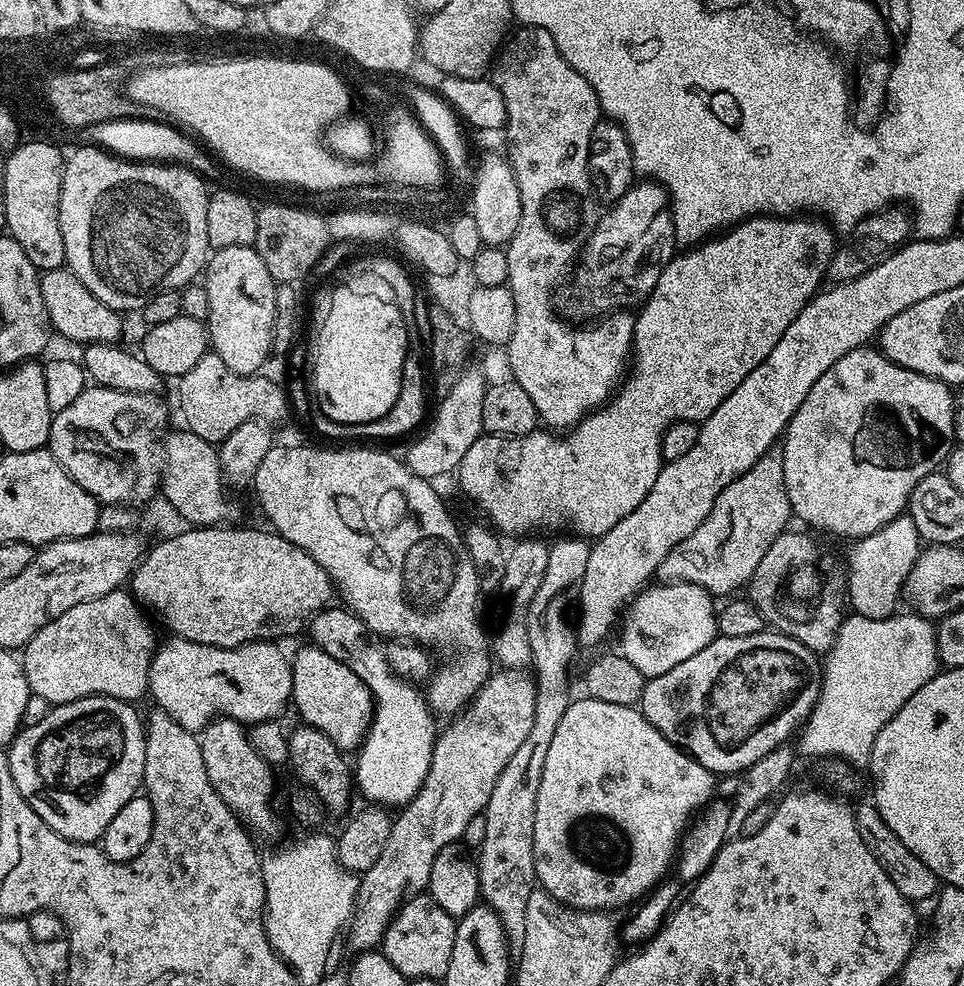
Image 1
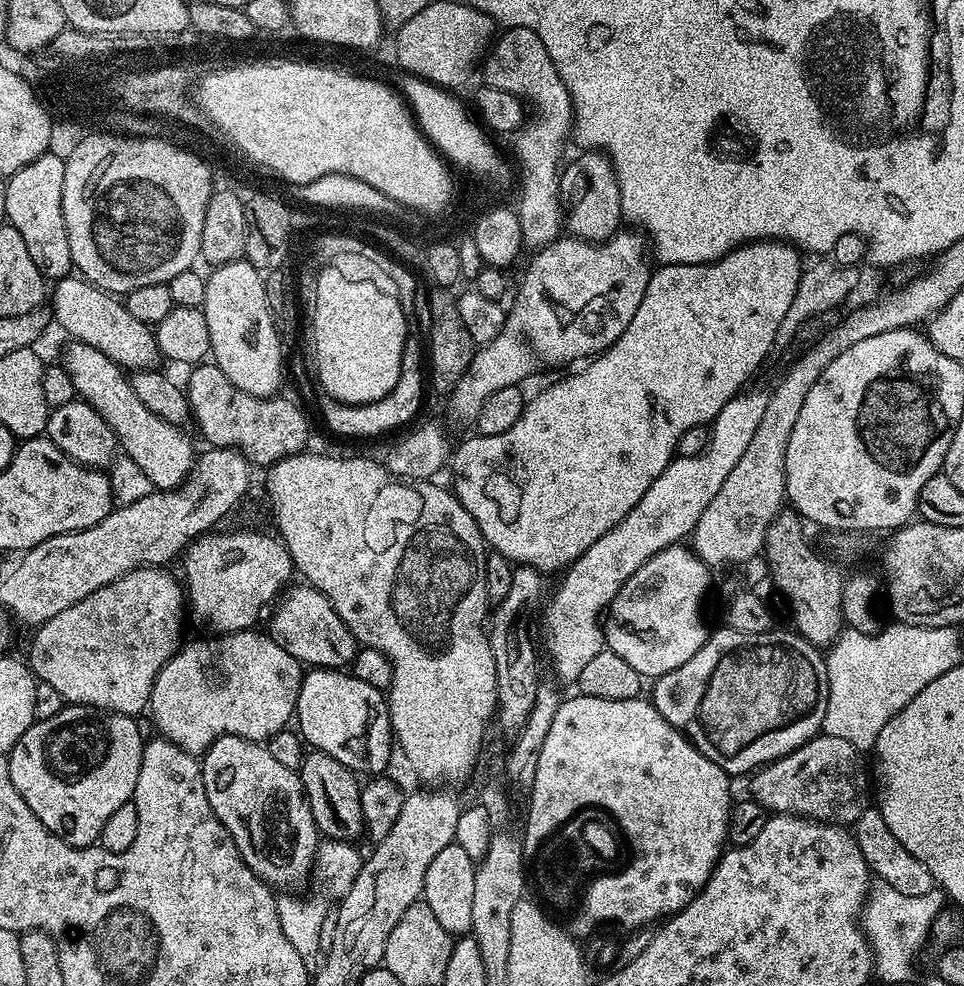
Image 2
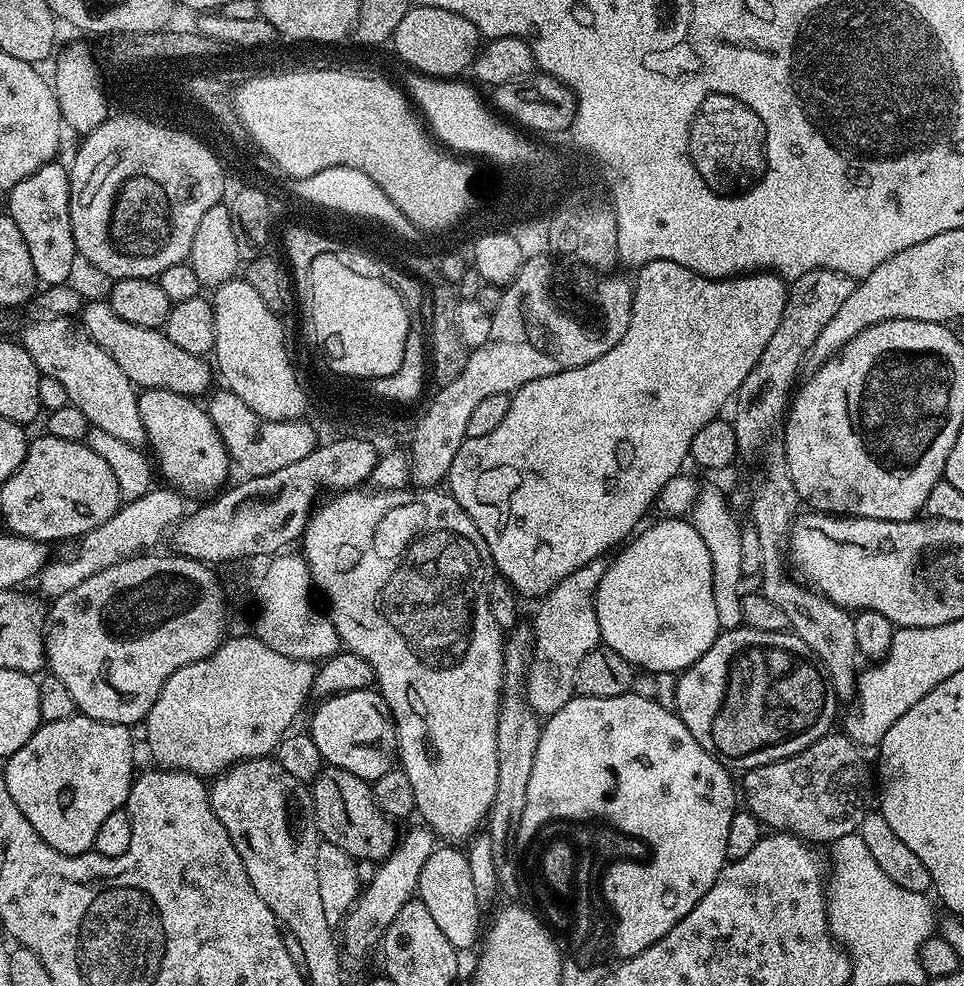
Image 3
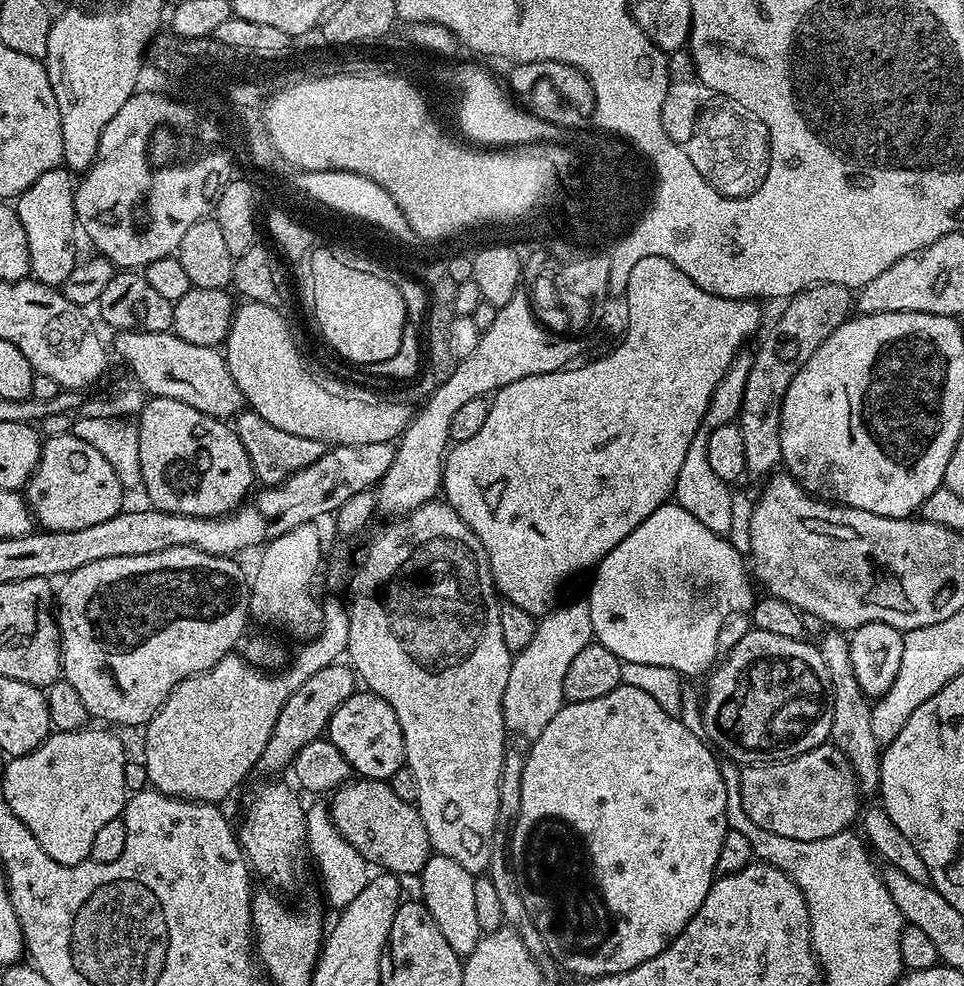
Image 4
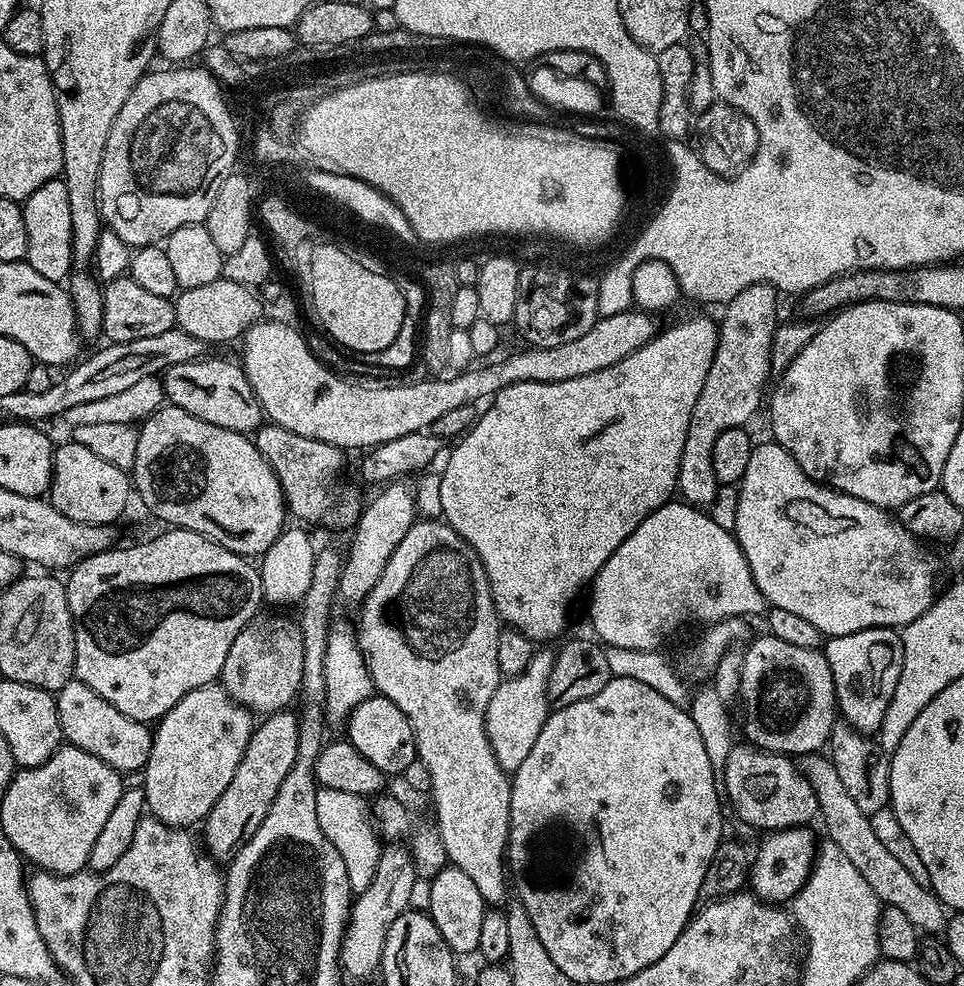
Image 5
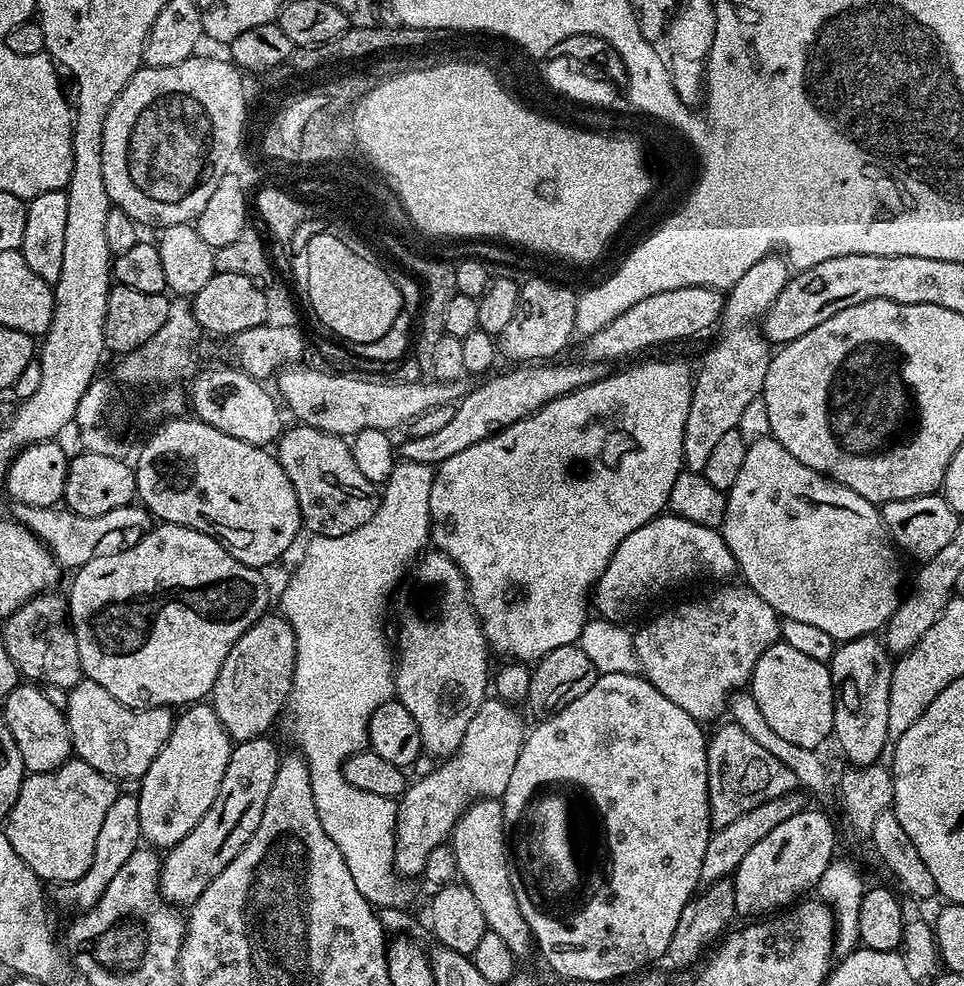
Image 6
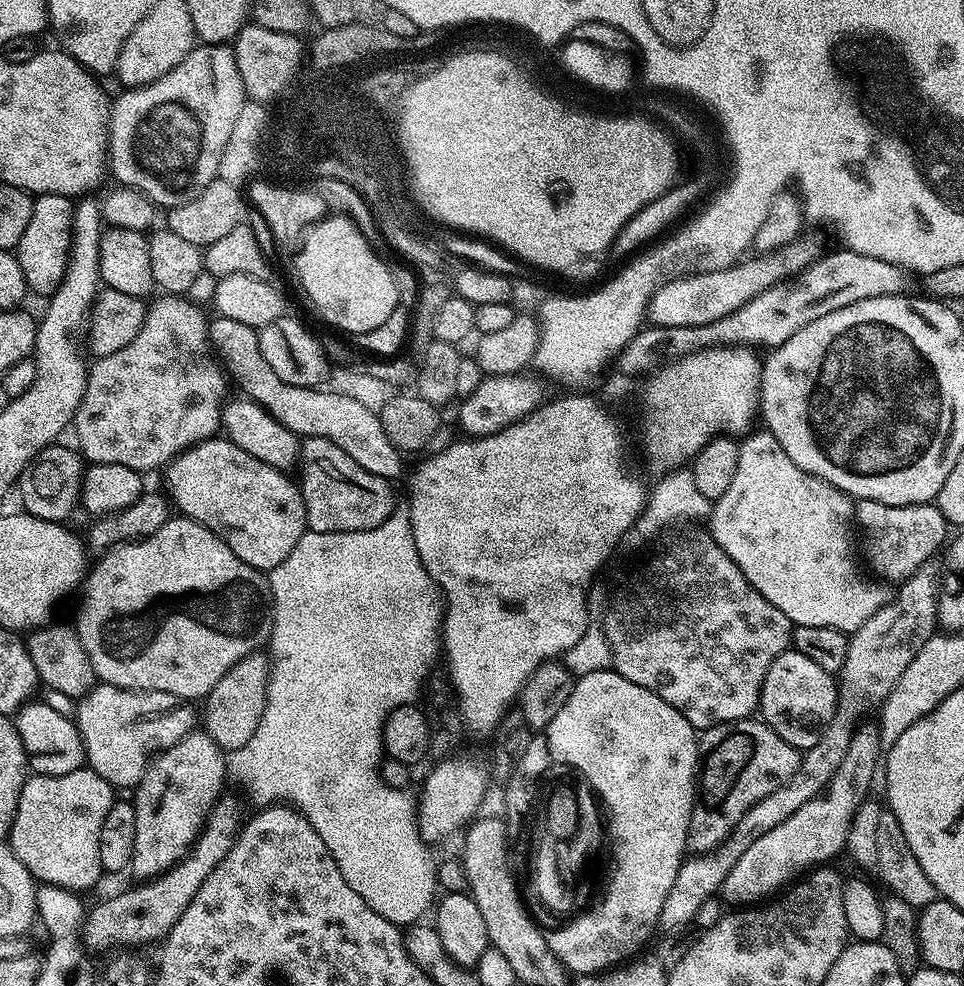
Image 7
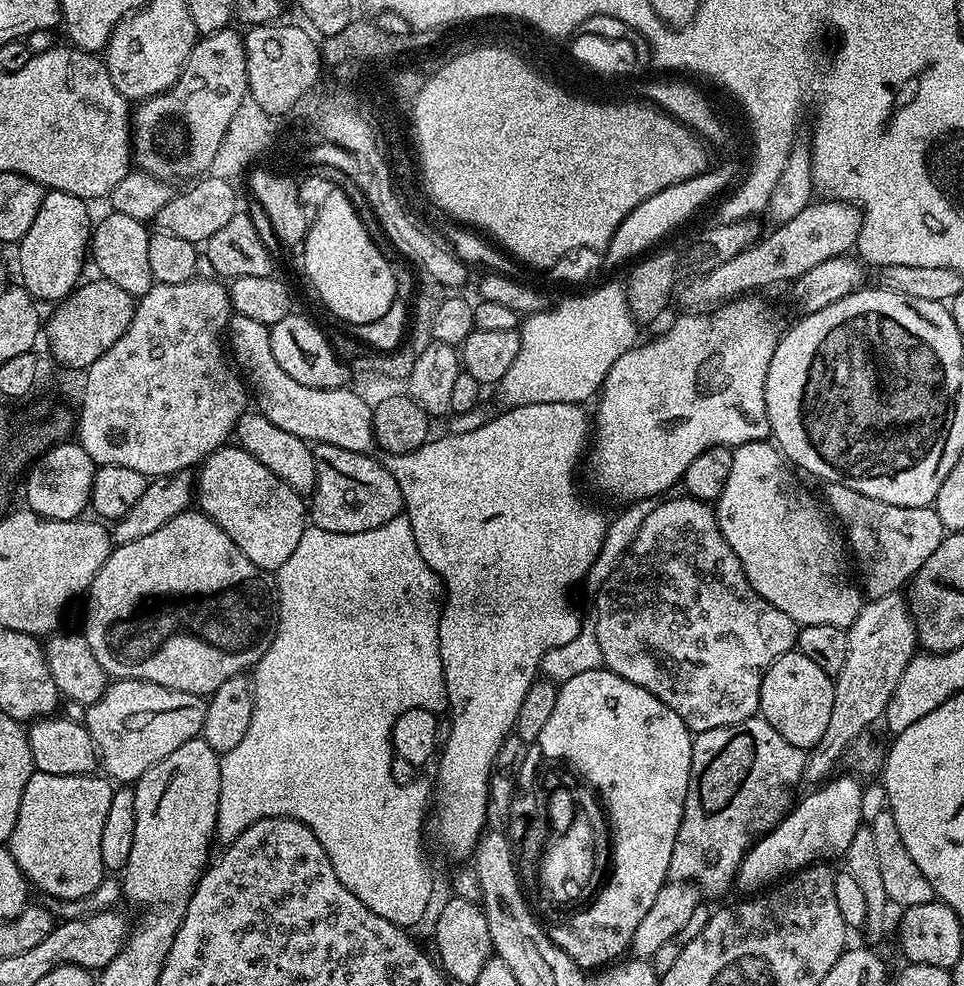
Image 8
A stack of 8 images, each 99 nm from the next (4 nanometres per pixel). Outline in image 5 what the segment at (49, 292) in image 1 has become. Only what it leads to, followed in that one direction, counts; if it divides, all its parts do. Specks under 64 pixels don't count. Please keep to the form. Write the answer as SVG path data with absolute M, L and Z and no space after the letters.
M201 358L175 364L164 369L162 381L168 404L210 422L210 426L222 426L222 430L234 430L245 434L255 433L262 423L262 409L243 367L228 360Z

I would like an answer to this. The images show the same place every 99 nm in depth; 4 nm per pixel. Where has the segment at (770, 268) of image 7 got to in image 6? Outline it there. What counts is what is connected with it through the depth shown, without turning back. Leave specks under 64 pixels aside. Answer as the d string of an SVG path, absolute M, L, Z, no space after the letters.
M686 286L678 290L662 290L658 294L650 294L650 298L634 302L634 306L626 310L626 314L618 314L614 322L587 337L583 341L583 359L589 364L608 364L612 360L622 359L623 356L637 357L634 355L654 347L655 344L672 344L675 340L700 336L707 328L715 329L721 323L724 297L725 293L721 289L704 286Z

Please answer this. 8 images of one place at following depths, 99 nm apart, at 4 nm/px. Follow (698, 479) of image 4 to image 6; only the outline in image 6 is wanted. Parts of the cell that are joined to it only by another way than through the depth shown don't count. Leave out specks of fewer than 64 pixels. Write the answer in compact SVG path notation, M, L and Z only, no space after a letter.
M773 254L754 262L738 282L734 282L732 288L727 289L724 297L724 315L722 327L719 329L720 337L716 345L709 350L701 362L700 368L694 372L694 387L690 398L690 414L686 418L686 430L682 438L684 447L684 468L689 472L703 473L707 459L714 450L714 445L722 438L722 434L737 431L741 427L740 419L748 412L752 403L761 399L766 382L766 370L770 370L772 352L761 328L764 315L770 310L774 298L782 294L786 282L790 279L790 265L783 255Z

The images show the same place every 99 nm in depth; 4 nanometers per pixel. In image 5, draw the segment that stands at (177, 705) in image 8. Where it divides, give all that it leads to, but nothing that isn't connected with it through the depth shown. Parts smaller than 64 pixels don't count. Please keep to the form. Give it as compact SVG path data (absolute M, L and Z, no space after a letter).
M75 678L66 682L66 686L55 693L55 697L62 734L71 747L81 748L102 758L115 772L121 774L139 773L148 763L154 732L145 721L130 718L122 714L122 710L114 710L106 698L94 694L86 682Z

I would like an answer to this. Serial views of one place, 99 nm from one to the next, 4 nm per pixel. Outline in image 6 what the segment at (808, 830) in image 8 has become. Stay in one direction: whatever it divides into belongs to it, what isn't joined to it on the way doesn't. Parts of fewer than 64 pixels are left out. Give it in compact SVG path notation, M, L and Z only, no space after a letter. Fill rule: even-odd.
M875 635L843 641L832 655L832 689L836 691L832 736L840 743L849 765L865 768L877 763L882 757L882 746L890 742L886 725L890 719L890 678L893 663L893 653L888 651L883 639ZM805 810L786 818L746 853L731 877L737 917L764 918L797 903L807 888L817 887L834 861L835 852L836 828L826 813Z

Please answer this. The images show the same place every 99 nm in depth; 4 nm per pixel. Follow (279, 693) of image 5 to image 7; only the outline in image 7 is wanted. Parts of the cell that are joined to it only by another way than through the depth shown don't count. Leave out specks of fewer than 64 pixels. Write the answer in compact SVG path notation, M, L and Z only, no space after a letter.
M263 651L251 652L246 658L242 658L210 690L210 694L203 701L202 728L209 738L217 744L225 753L233 752L236 748L246 746L258 730L258 722L264 713L264 707L268 701L268 681L270 679L270 660Z

